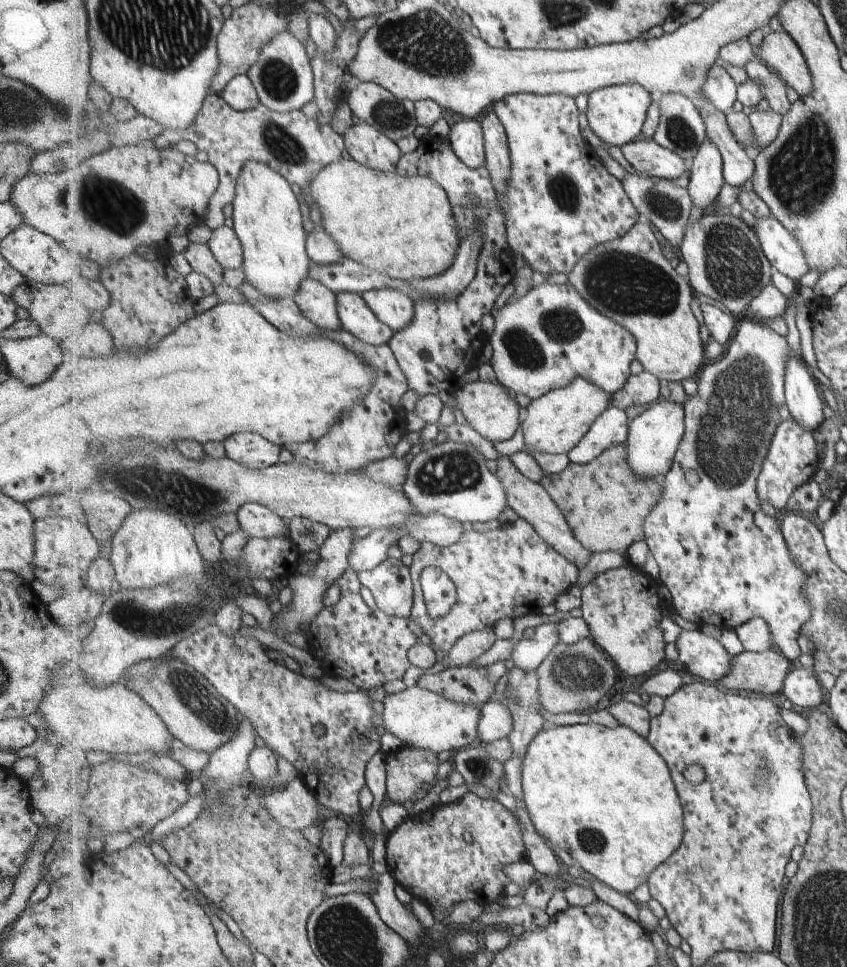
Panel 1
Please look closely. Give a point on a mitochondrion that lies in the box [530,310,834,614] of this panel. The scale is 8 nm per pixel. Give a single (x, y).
(729, 440)

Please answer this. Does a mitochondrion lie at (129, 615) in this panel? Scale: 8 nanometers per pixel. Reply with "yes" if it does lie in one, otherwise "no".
yes

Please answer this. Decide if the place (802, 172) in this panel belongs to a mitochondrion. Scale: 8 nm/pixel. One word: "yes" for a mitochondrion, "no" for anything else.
yes

